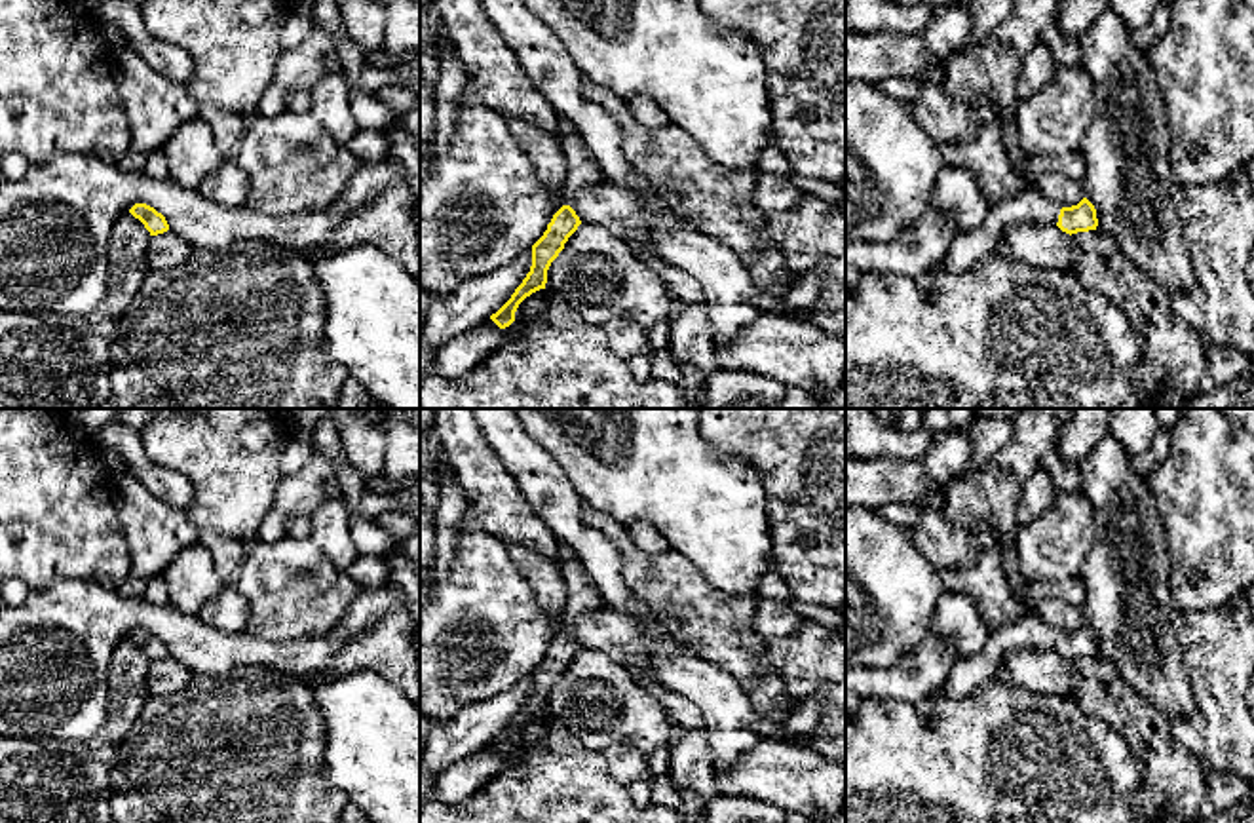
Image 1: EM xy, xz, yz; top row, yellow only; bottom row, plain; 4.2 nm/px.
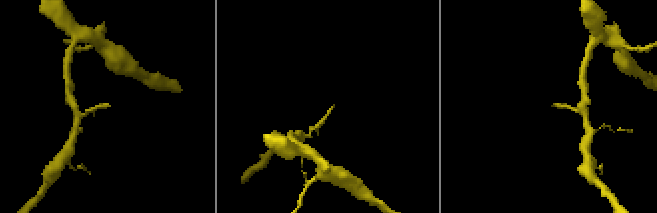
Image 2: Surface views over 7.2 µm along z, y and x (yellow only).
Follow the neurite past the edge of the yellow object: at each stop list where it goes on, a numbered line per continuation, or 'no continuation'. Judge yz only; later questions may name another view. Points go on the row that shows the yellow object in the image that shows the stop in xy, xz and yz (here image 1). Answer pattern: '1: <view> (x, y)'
1: yz (971, 246)

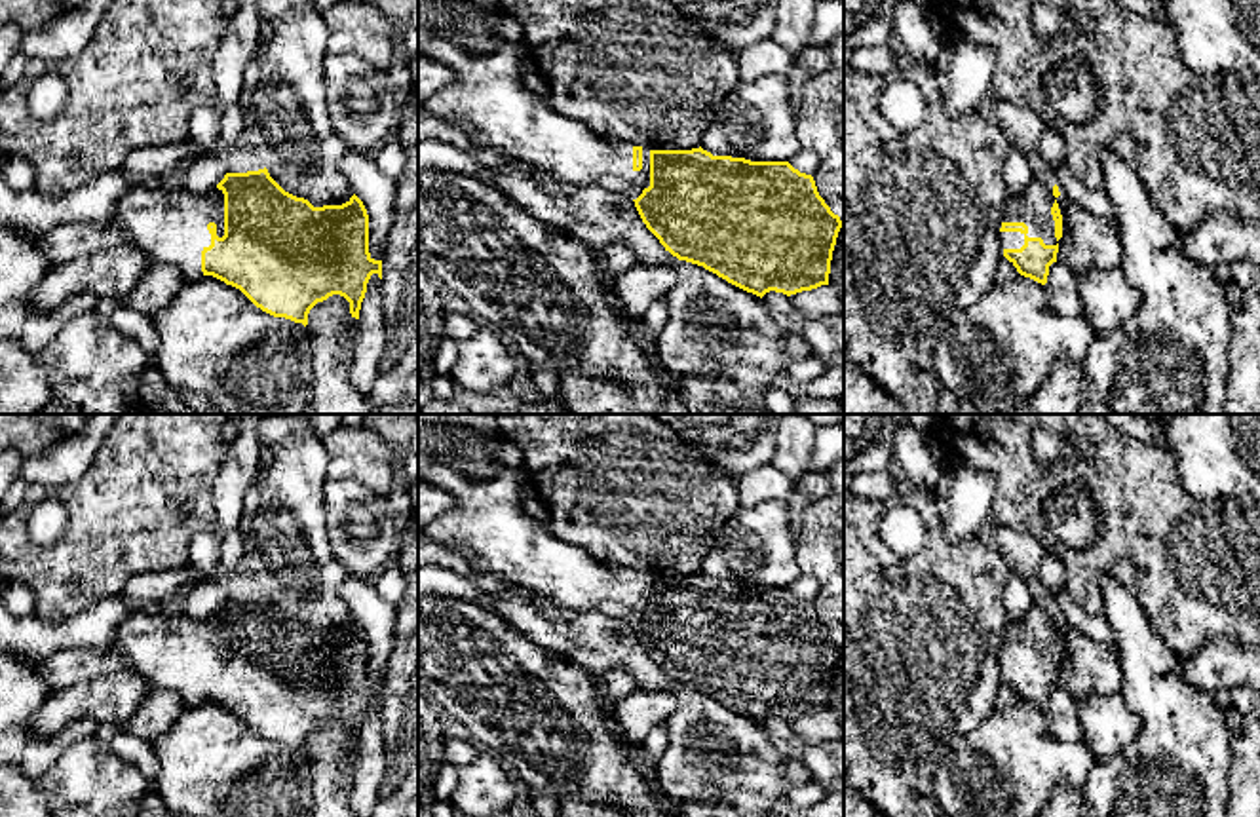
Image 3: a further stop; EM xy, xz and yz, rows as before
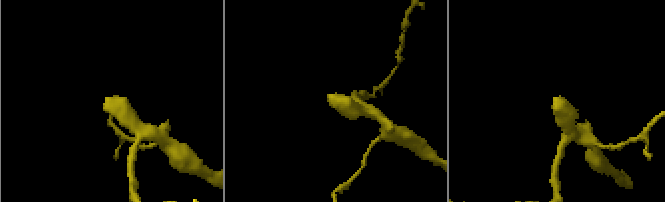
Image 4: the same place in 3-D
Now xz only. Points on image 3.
1: xz (487, 101)

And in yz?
1: yz (1032, 208)

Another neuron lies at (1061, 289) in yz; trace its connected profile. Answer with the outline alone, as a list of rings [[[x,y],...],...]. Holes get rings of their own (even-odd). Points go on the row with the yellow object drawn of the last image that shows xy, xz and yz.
[[[1062,262],[1049,266],[1047,283],[1043,285],[1047,302],[1060,315],[1083,315],[1078,291],[1078,274]]]

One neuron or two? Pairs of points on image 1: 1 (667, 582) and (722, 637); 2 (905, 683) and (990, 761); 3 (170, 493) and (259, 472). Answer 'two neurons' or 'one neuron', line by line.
1: one neuron
2: two neurons
3: two neurons

